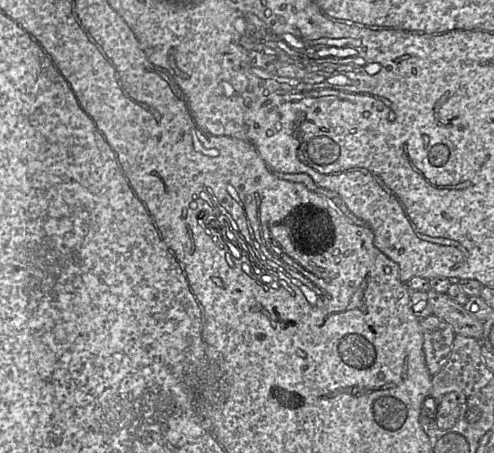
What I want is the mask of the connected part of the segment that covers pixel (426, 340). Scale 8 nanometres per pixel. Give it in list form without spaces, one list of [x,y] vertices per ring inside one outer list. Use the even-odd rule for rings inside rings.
[[[434,314],[419,320],[426,366],[431,376],[434,376],[448,362],[456,334],[451,325]]]

